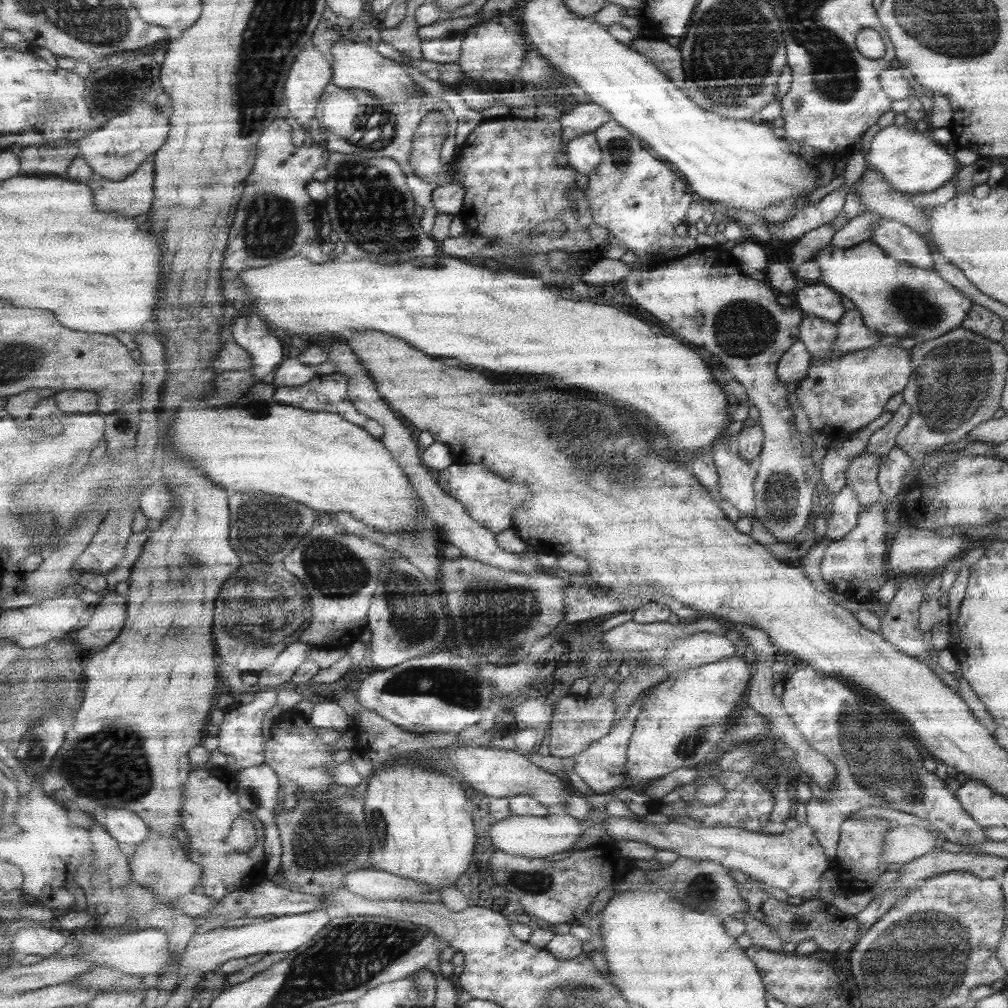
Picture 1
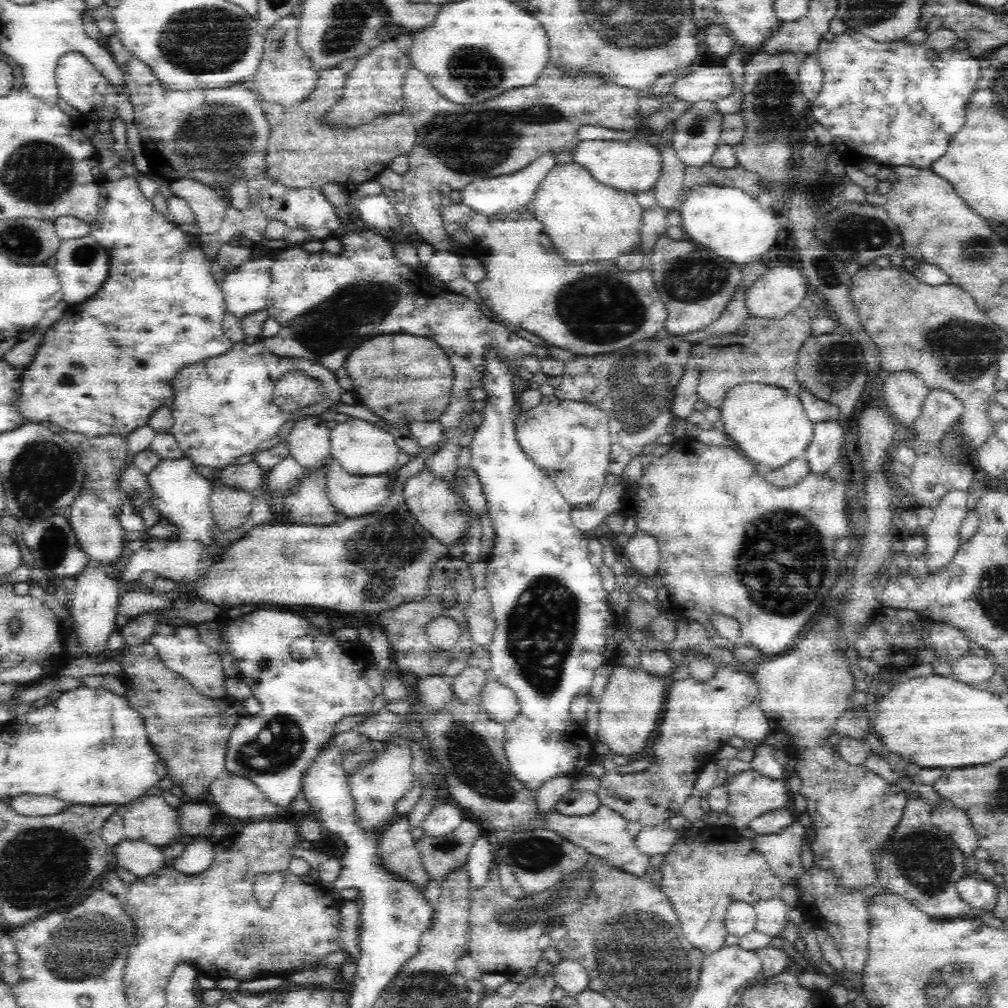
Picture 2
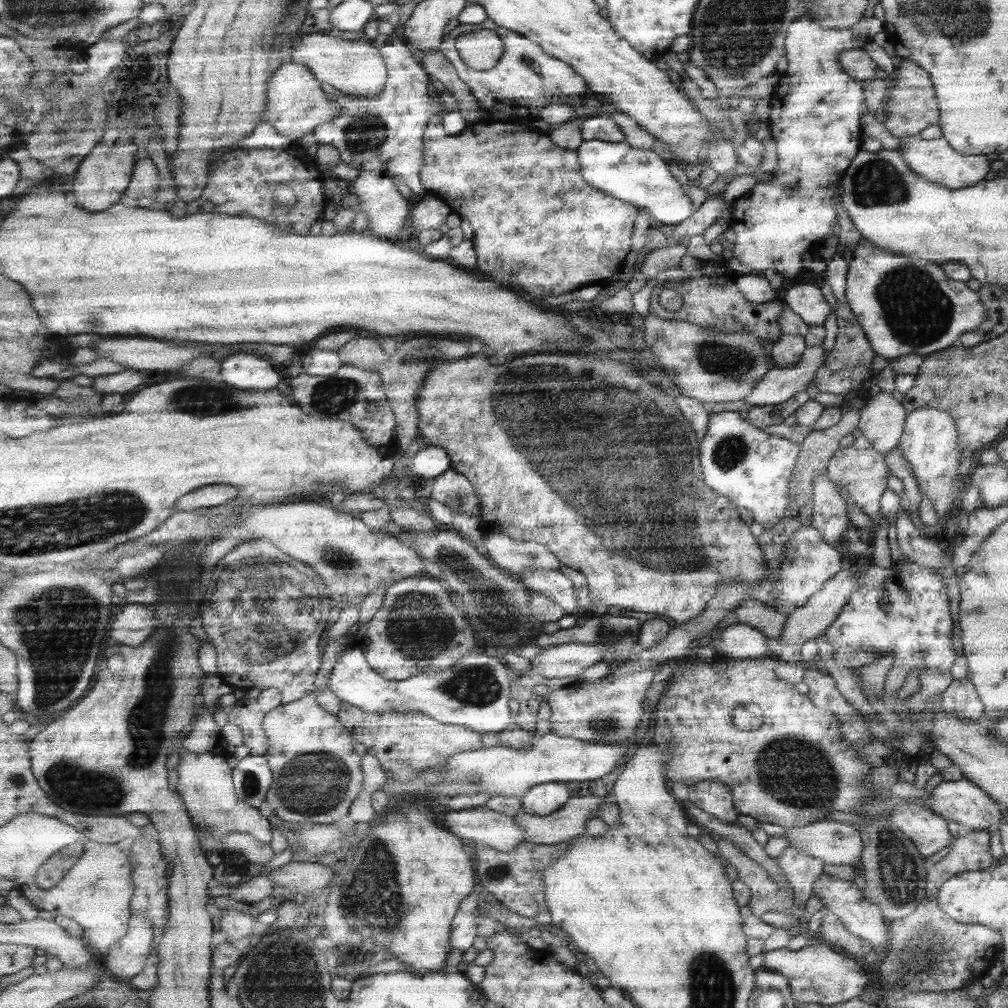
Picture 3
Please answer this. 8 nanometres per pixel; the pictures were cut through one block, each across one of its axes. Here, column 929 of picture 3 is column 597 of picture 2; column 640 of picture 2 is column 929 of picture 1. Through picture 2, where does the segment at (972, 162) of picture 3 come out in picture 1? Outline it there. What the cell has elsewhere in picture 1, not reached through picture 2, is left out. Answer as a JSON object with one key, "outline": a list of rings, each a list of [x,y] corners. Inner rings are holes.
{"outline":[[[887,126],[875,132],[875,136],[869,140],[865,162],[867,168],[877,172],[891,190],[909,196],[933,192],[935,188],[949,182],[957,170],[957,160],[945,152],[943,144],[935,144],[931,136],[927,136],[927,130],[917,128],[911,132],[905,126]]]}

